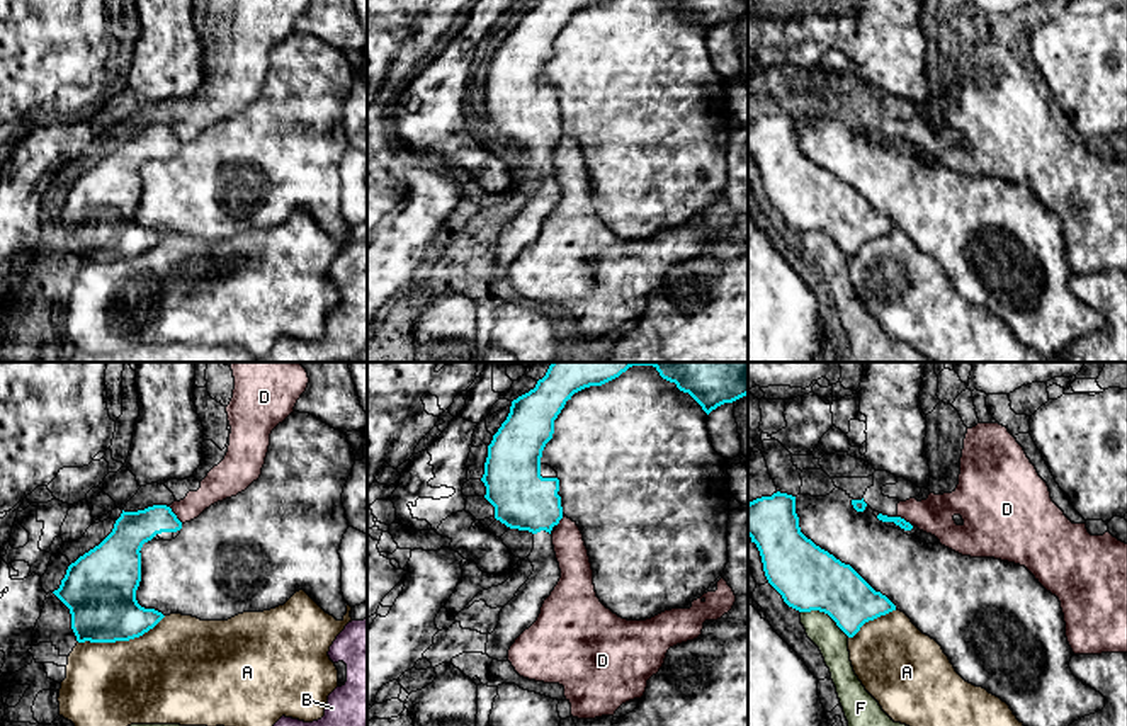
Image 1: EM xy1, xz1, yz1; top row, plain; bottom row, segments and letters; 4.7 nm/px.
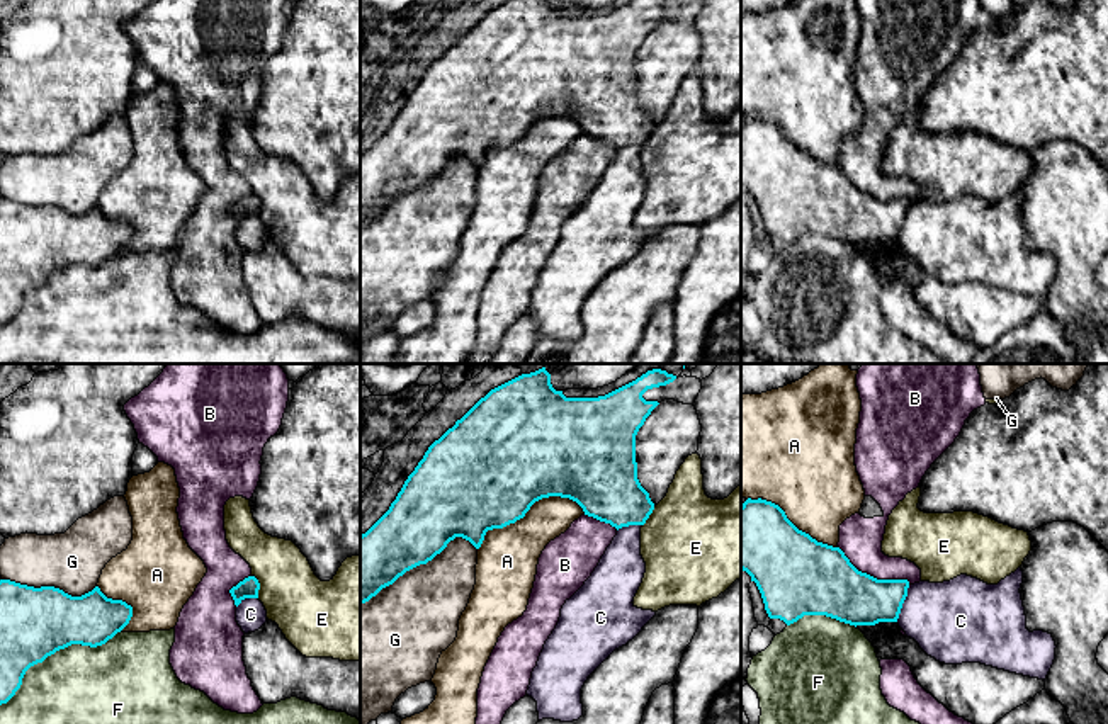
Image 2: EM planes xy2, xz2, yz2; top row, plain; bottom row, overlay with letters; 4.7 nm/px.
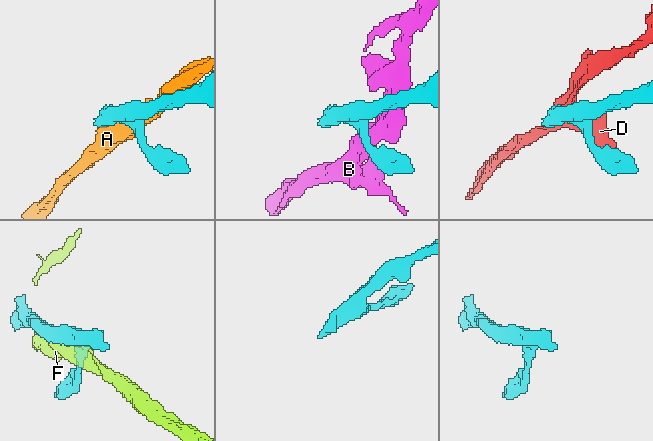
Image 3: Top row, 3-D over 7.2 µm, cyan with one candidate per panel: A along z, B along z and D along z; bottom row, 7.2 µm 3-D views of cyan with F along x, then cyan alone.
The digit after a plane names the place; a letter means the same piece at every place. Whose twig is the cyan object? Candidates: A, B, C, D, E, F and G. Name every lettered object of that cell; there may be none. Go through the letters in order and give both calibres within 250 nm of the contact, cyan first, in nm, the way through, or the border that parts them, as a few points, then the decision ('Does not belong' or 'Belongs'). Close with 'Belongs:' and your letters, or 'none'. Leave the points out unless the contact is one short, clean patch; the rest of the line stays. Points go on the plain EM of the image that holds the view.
A: Thickness 500 nm (cyan) against 280 nm. Does not belong
B: Thickness 340 nm (cyan) against 200 nm. Does not belong
C: Thickness 260 nm (cyan) against 380 nm. Boundary: yz2 (910, 204), (896, 240). Does not belong
D: Thickness 170 nm (cyan) against 150 nm. Boundary: xy1 (169, 126), (182, 141). Does not belong
E: Thickness 100 nm (cyan) against 300 nm. Boundary: xy2 (252, 194), (259, 203), (259, 216). Does not belong
F: Thickness 340 nm (cyan) against 480 nm. Does not belong
G: Thickness 340 nm (cyan) against 400 nm. Does not belong
Belongs: none

